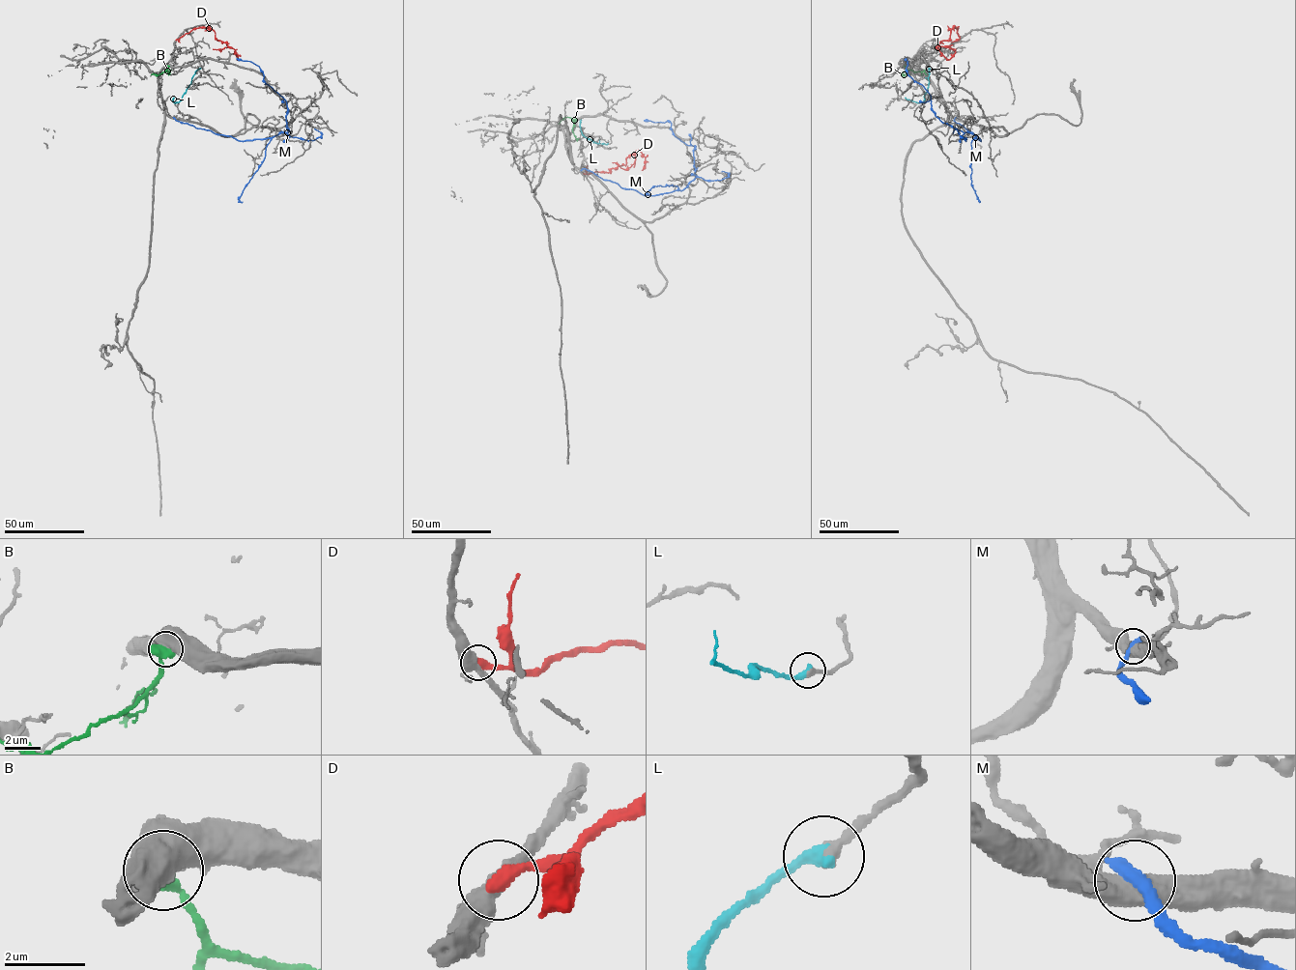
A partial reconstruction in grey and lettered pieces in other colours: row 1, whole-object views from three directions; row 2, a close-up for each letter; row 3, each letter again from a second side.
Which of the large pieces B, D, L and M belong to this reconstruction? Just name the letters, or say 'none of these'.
L

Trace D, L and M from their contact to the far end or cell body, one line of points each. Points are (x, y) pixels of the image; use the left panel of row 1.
D: (176, 40), (193, 29), (209, 27), (217, 40), (234, 49), (238, 59), (234, 51)
L: (200, 68), (182, 99), (175, 102), (174, 98)
M: (174, 118), (240, 141), (263, 139), (287, 132), (286, 101), (263, 80), (259, 67), (236, 58)

